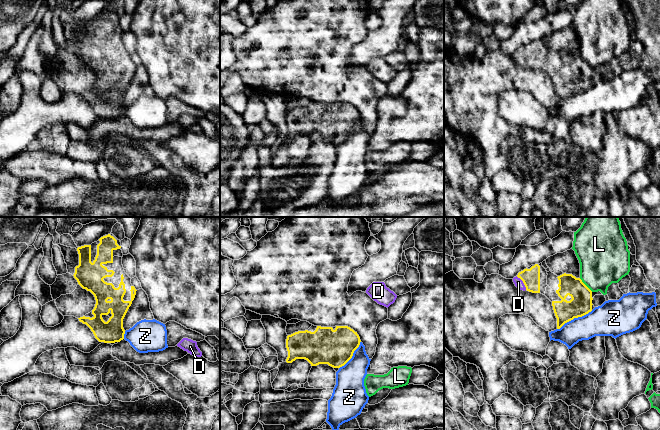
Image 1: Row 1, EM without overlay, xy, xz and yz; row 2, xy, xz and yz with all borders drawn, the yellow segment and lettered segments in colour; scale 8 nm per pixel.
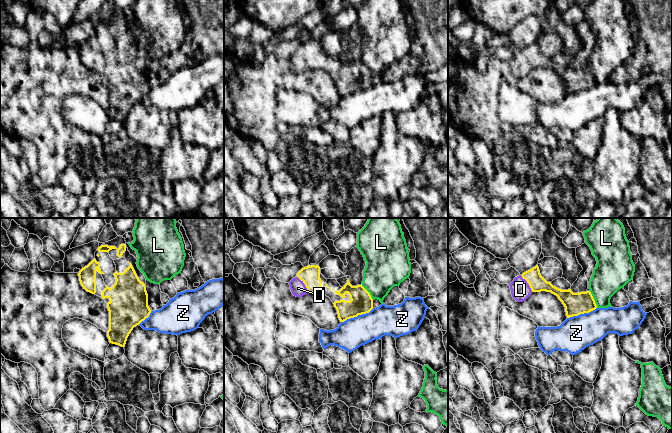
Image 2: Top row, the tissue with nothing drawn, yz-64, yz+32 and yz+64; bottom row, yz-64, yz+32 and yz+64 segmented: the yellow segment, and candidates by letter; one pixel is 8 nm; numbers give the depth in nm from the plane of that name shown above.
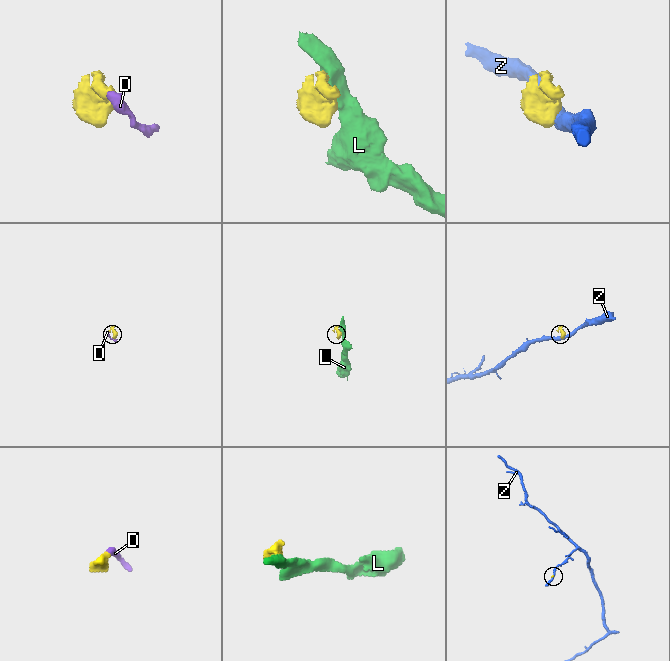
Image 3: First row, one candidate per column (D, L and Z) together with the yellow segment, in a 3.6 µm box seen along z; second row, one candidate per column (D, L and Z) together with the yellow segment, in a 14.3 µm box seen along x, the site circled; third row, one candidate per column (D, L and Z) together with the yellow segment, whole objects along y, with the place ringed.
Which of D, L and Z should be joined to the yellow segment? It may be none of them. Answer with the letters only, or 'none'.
D

